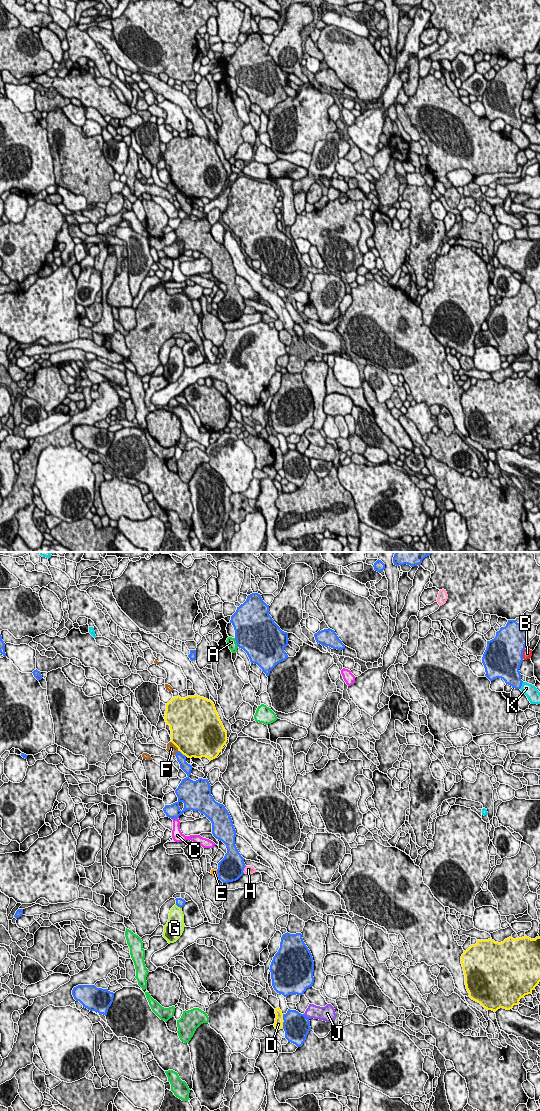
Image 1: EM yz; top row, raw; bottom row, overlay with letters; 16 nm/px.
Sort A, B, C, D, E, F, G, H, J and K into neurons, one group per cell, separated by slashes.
A / B / C / D / E / F / G / H / J / K

